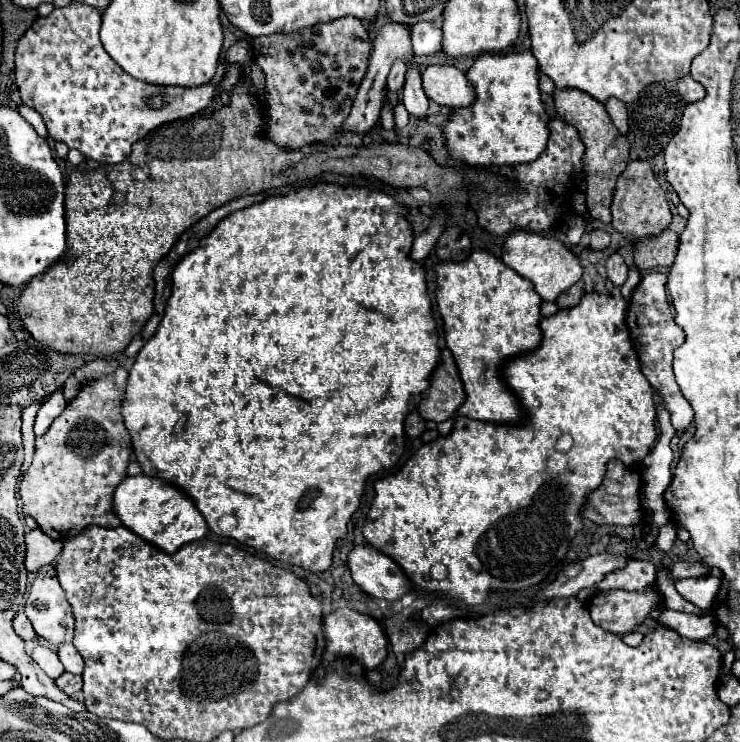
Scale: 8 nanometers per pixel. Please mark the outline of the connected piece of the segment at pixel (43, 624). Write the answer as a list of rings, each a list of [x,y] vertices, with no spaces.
[[[50,572],[36,574],[28,590],[24,612],[30,618],[36,634],[48,640],[52,646],[72,642],[74,616],[64,590]]]

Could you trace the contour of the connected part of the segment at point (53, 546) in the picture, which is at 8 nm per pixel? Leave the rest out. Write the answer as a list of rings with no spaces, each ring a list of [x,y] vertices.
[[[40,528],[30,530],[26,534],[26,570],[28,572],[38,572],[38,568],[52,564],[60,552],[62,552],[62,542],[56,542],[50,536],[42,534]]]

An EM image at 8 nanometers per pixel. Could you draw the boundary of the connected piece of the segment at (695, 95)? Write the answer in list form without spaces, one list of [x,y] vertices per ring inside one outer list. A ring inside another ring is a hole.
[[[690,74],[678,80],[678,92],[680,92],[680,96],[682,96],[686,102],[696,102],[696,100],[702,100],[702,96],[706,94],[704,86],[702,86],[700,82],[696,82]]]

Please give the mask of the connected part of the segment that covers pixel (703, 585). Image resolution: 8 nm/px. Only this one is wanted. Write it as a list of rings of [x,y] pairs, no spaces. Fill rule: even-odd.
[[[700,576],[700,578],[688,578],[676,582],[676,590],[694,606],[710,608],[714,602],[714,596],[720,588],[720,578],[716,576]]]

